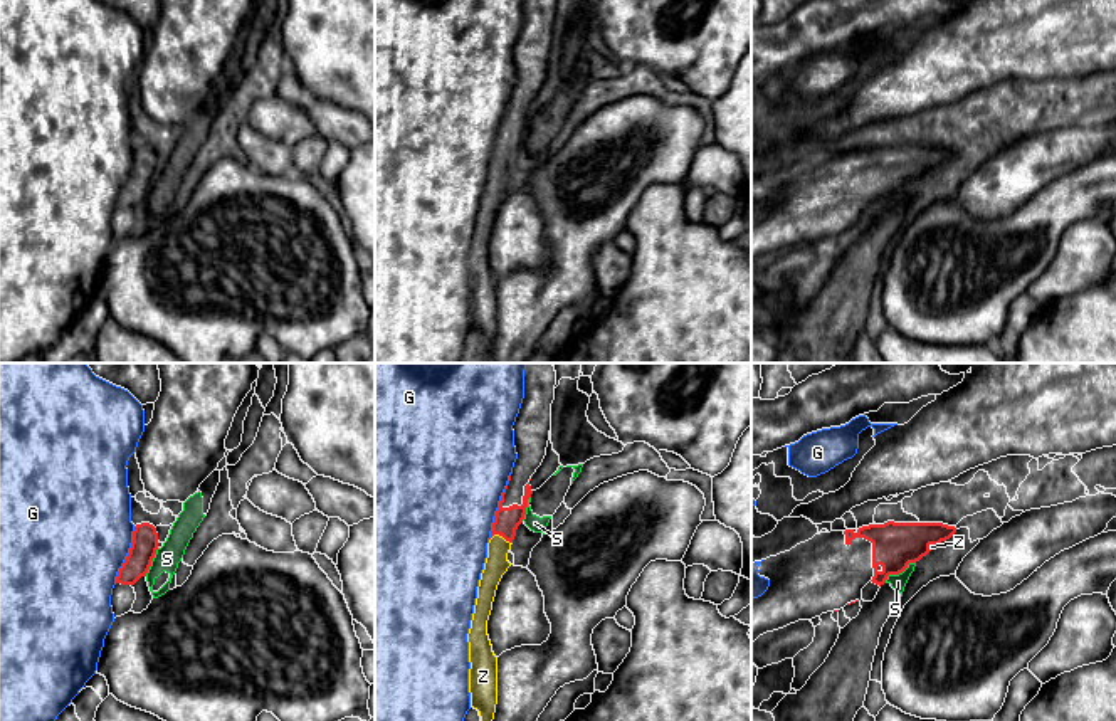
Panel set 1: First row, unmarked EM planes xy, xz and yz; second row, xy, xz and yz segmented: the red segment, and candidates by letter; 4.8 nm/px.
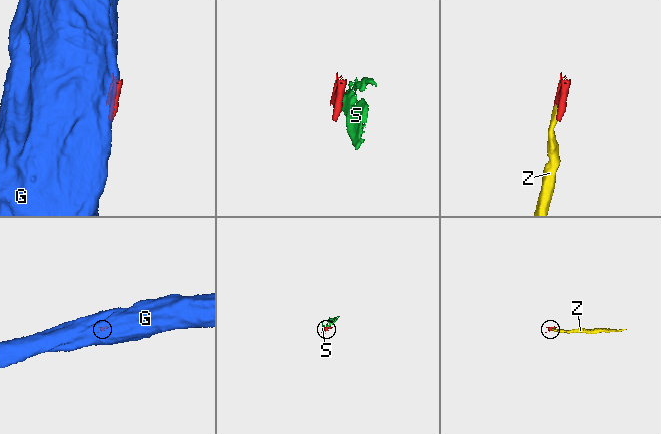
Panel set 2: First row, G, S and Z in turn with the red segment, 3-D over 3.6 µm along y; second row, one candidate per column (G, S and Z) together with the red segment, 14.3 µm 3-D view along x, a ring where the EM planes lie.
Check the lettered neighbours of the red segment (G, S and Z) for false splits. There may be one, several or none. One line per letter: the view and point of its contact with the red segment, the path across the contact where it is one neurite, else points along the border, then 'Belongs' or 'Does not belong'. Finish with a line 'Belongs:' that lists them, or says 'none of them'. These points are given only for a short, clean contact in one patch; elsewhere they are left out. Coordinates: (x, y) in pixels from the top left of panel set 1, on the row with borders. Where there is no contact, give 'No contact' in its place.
G: Touches red at xz (500, 505). Does not belong
S: Touches red at yz (898, 573). Boundary: yz (915, 562), (901, 572), (891, 573), (884, 582). Does not belong
Z: Touches red at xz (501, 535). Path across: xz (506, 520), (501, 535), (496, 563). Belongs
Belongs: Z

